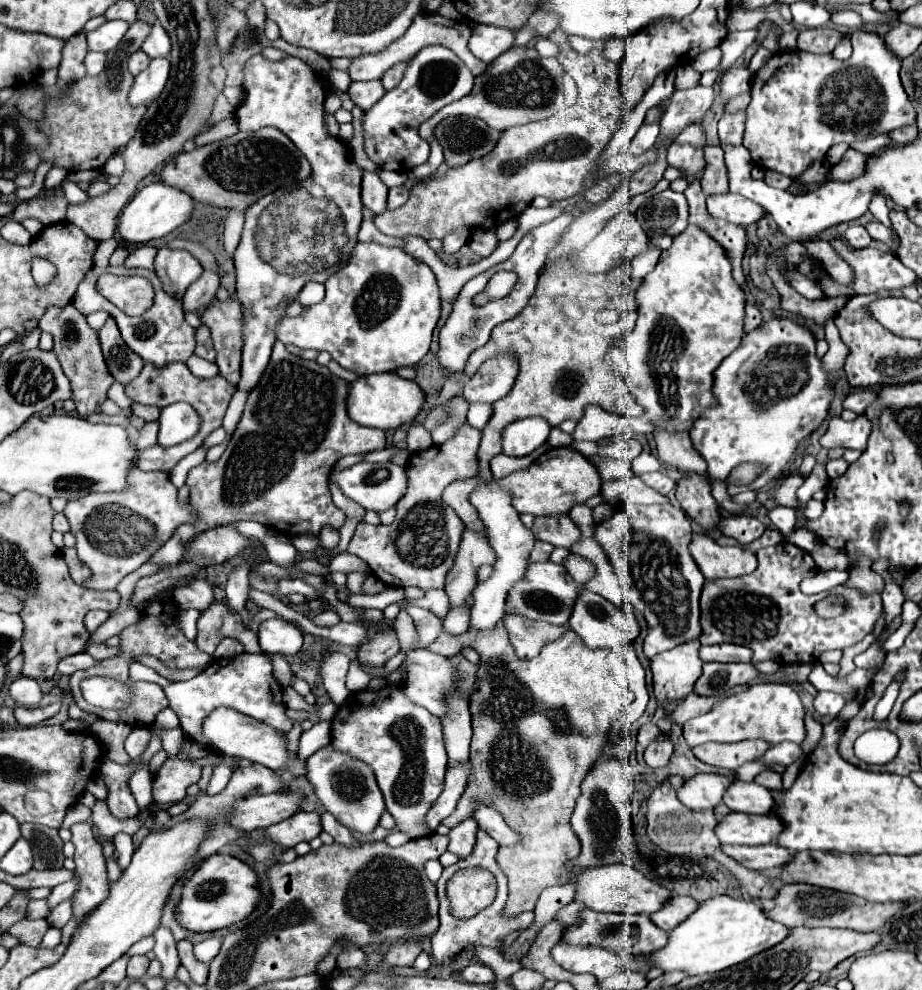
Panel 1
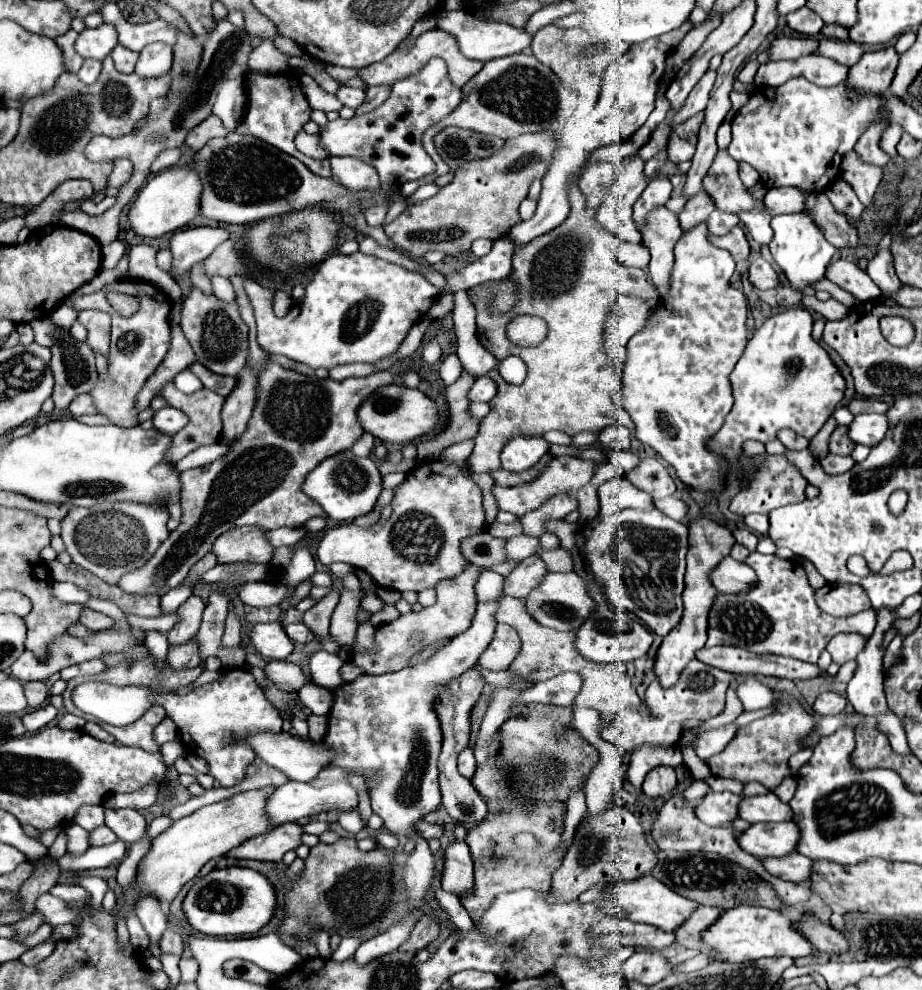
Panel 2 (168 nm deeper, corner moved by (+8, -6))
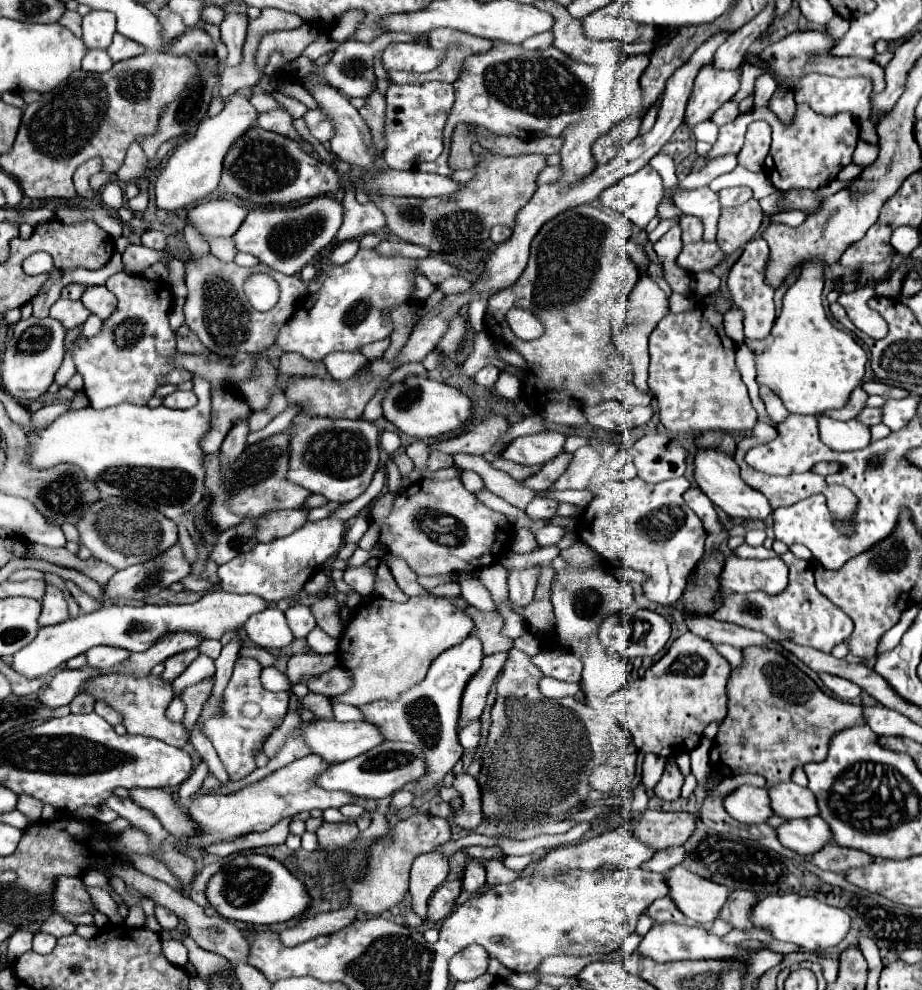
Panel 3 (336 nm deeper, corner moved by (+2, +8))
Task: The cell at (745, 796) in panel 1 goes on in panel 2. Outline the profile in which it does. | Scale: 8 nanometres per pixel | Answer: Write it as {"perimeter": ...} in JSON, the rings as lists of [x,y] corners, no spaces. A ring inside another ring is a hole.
{"perimeter":[[[775,793],[745,797],[739,805],[741,819],[749,823],[779,823],[793,821],[793,811]]]}

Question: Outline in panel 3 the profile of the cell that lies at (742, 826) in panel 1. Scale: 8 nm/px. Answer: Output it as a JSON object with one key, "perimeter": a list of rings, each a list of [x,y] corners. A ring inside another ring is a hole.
{"perimeter":[[[817,815],[805,819],[787,819],[783,825],[775,827],[775,835],[783,847],[799,855],[811,855],[823,845],[833,843],[827,823]]]}

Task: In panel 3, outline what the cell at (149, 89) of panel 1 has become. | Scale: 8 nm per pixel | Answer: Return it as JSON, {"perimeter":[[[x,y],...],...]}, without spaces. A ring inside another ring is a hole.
{"perimeter":[[[163,7],[159,11],[159,23],[161,23],[161,35],[163,35],[165,41],[173,41],[175,37],[183,35],[183,31],[187,31],[187,27],[181,21],[181,17],[171,13],[167,7]]]}

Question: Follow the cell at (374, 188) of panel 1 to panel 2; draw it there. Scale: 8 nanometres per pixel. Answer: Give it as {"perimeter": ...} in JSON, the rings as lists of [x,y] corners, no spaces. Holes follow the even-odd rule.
{"perimeter":[[[329,157],[333,179],[343,183],[351,191],[381,187],[379,175],[369,163],[361,163],[357,157]]]}

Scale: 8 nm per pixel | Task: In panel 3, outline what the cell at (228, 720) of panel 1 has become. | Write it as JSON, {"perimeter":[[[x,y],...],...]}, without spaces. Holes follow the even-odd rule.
{"perimeter":[[[315,719],[301,727],[301,735],[311,753],[319,755],[327,763],[347,761],[359,753],[365,753],[365,749],[373,749],[383,743],[379,729],[365,721],[339,723],[335,719]]]}

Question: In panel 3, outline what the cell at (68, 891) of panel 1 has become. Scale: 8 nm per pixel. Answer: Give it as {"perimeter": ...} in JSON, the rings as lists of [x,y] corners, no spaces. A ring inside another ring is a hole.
{"perimeter":[[[15,931],[9,939],[9,951],[7,951],[7,959],[13,963],[19,955],[23,955],[25,951],[31,949],[31,939],[33,933],[31,931]]]}

